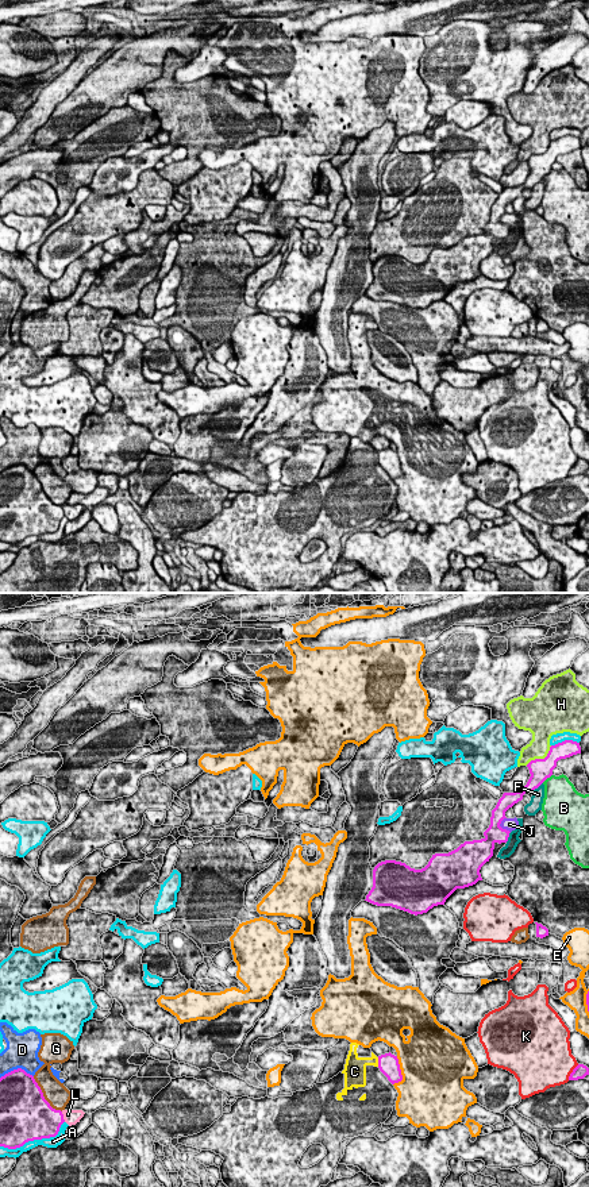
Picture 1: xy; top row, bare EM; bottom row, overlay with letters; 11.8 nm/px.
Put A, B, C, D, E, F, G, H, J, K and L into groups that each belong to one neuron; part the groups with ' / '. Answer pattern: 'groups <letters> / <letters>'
groups A B / C / D / E / F / G / H / J / K / L

